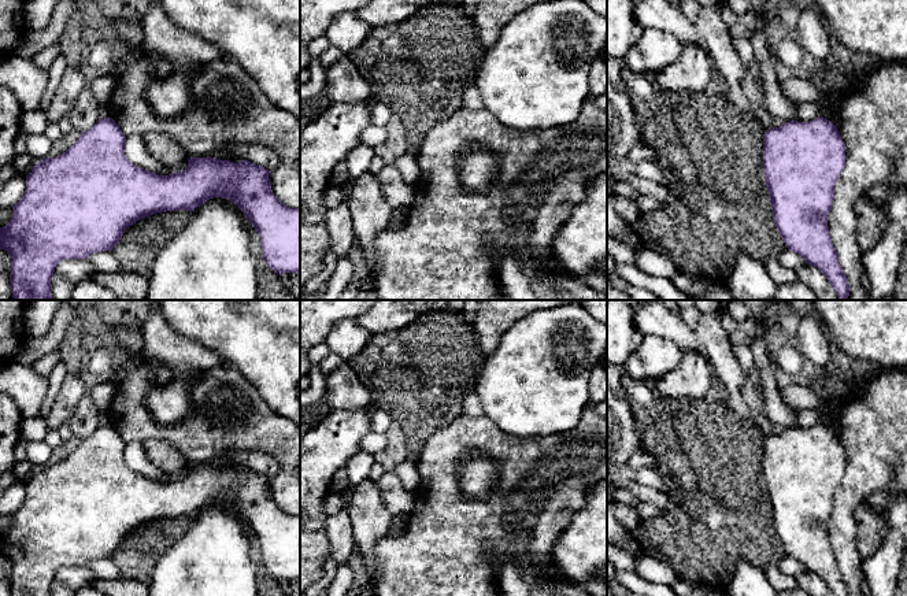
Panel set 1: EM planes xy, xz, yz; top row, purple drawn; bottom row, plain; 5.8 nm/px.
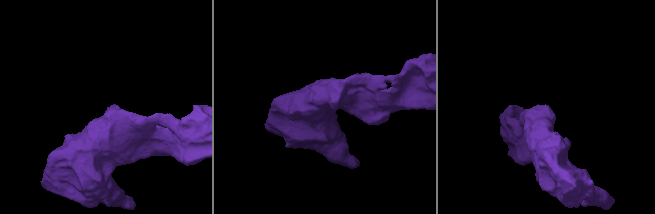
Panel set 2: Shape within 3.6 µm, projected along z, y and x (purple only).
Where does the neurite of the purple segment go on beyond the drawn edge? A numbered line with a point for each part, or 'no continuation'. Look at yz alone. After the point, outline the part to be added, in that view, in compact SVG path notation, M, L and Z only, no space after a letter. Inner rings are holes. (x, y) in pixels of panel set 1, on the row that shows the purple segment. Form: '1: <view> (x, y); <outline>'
no continuation

